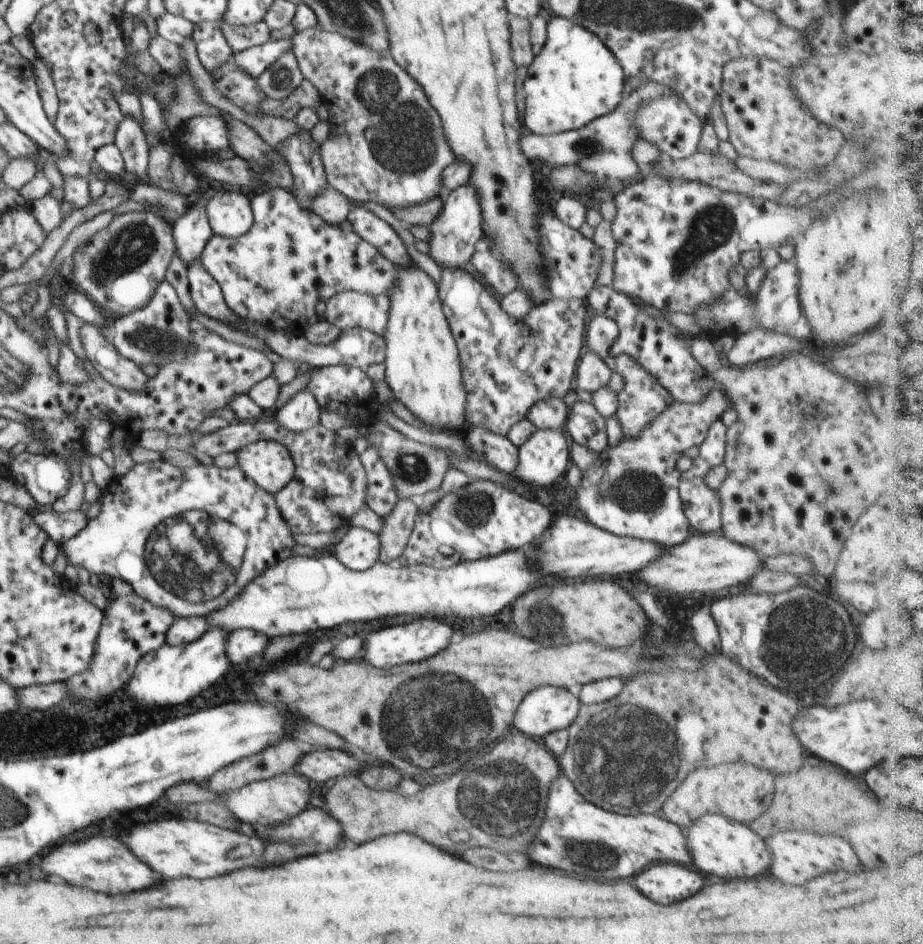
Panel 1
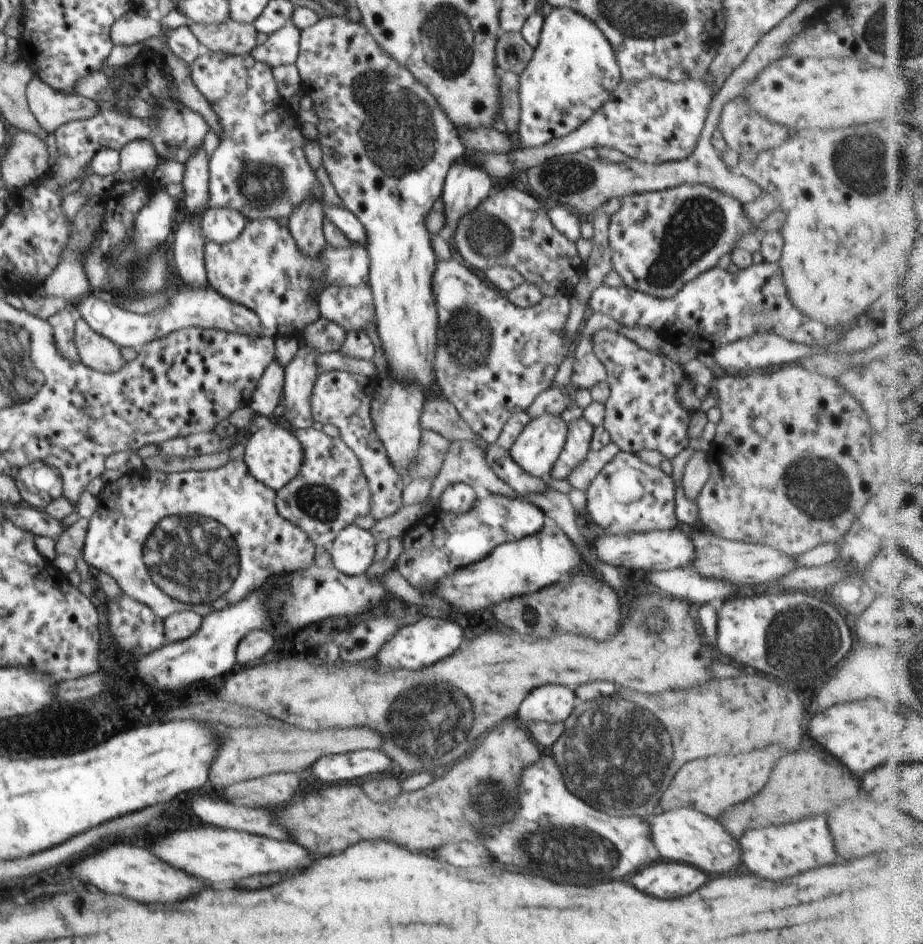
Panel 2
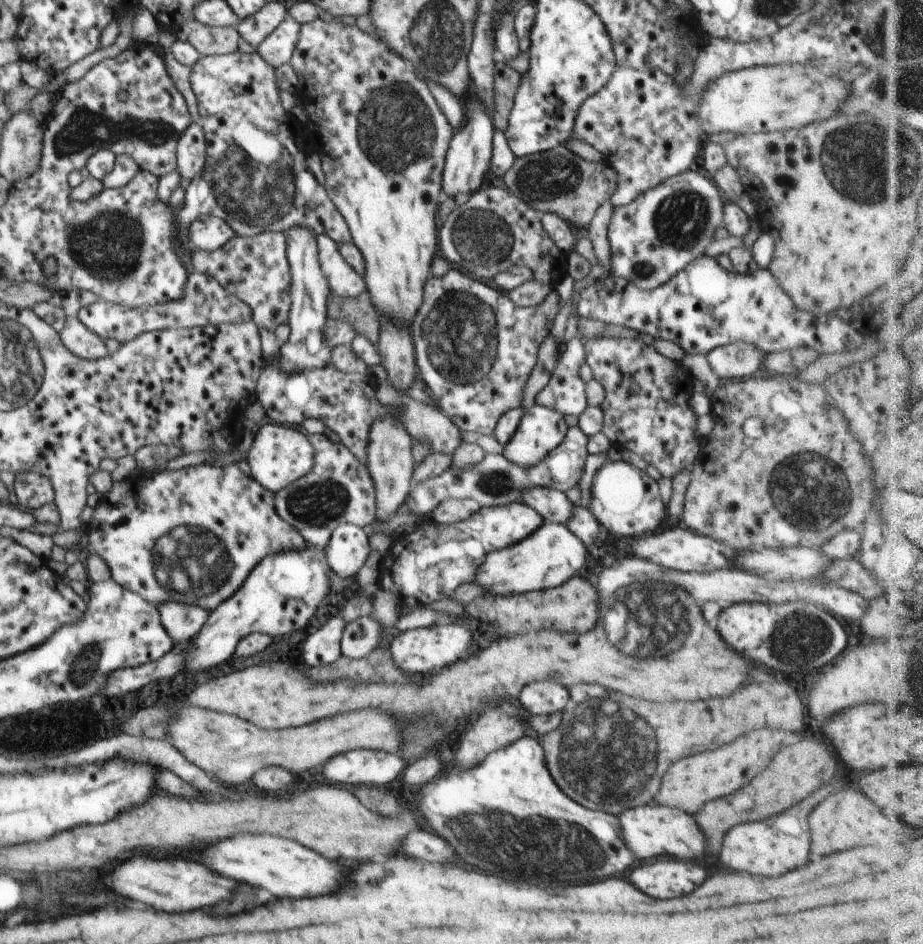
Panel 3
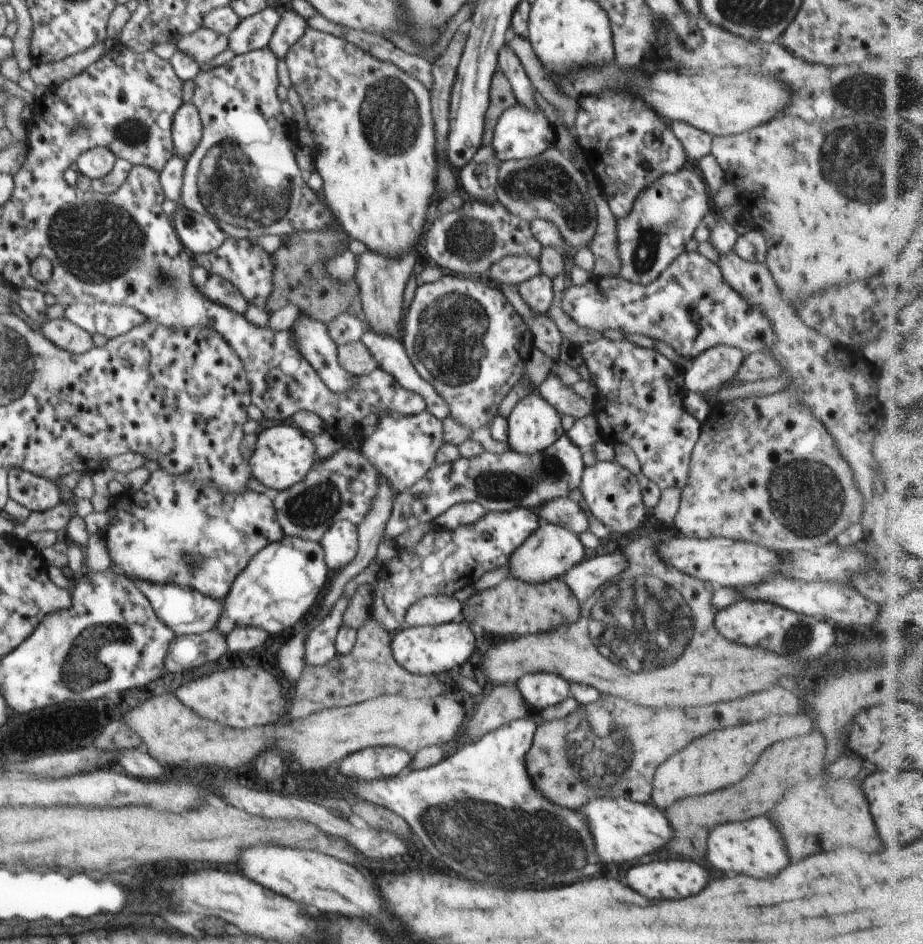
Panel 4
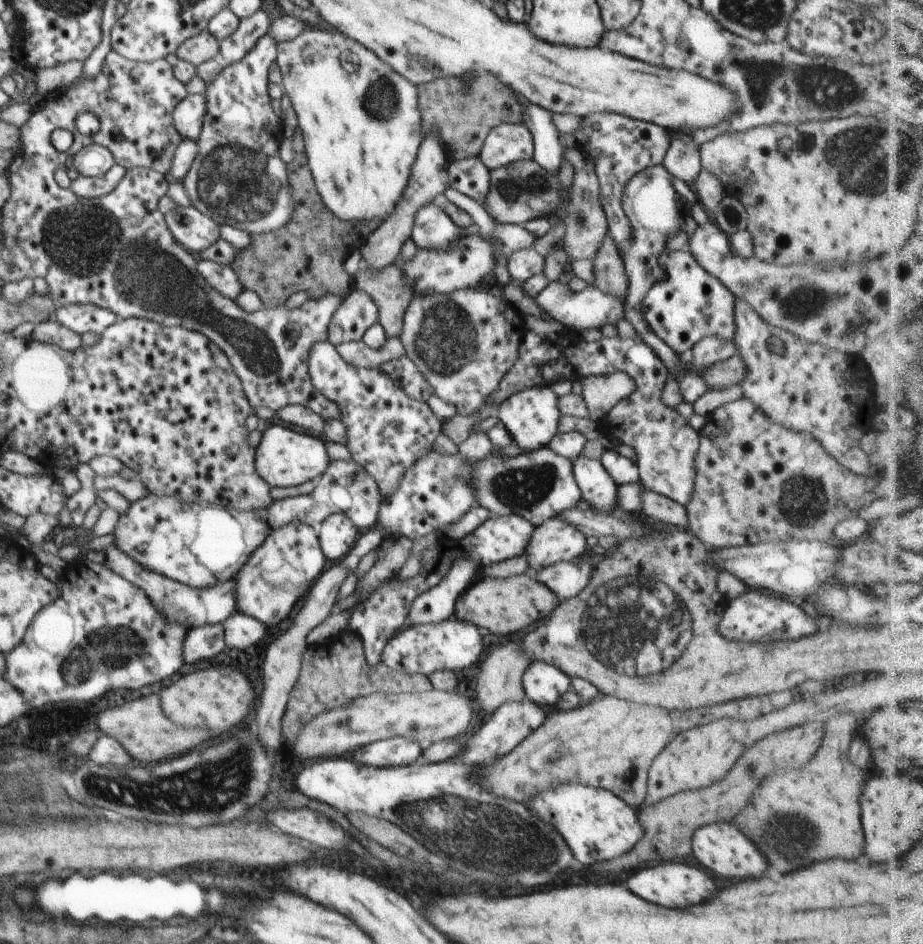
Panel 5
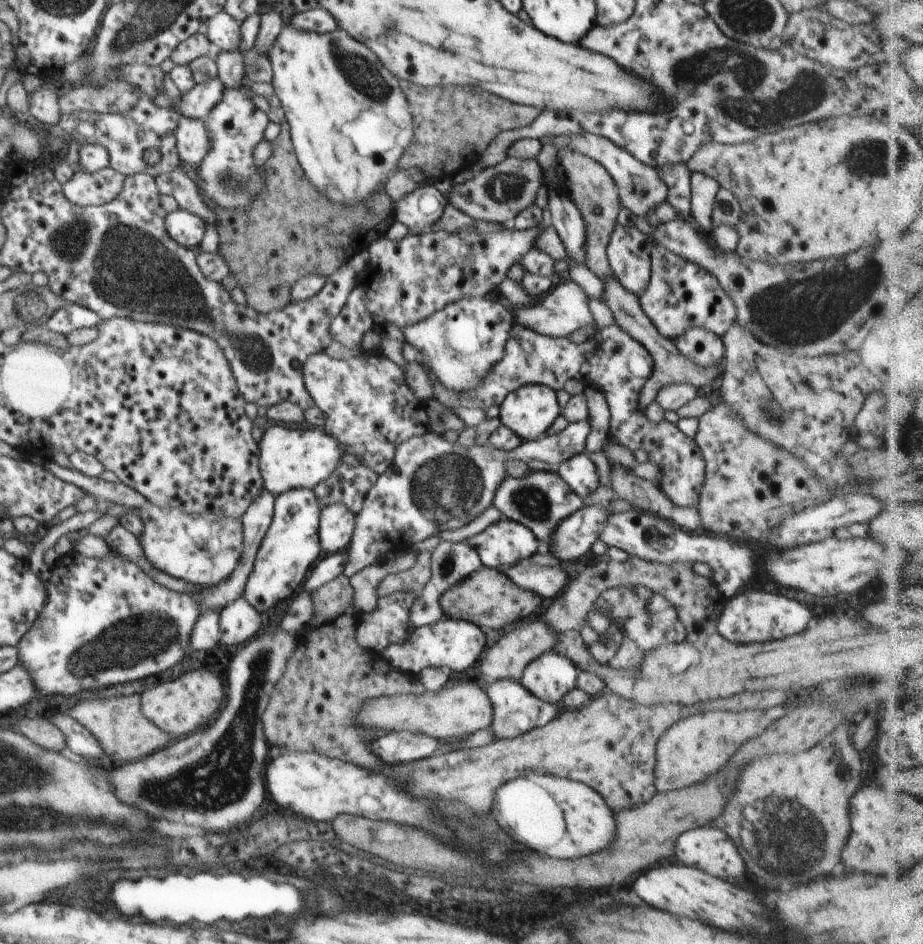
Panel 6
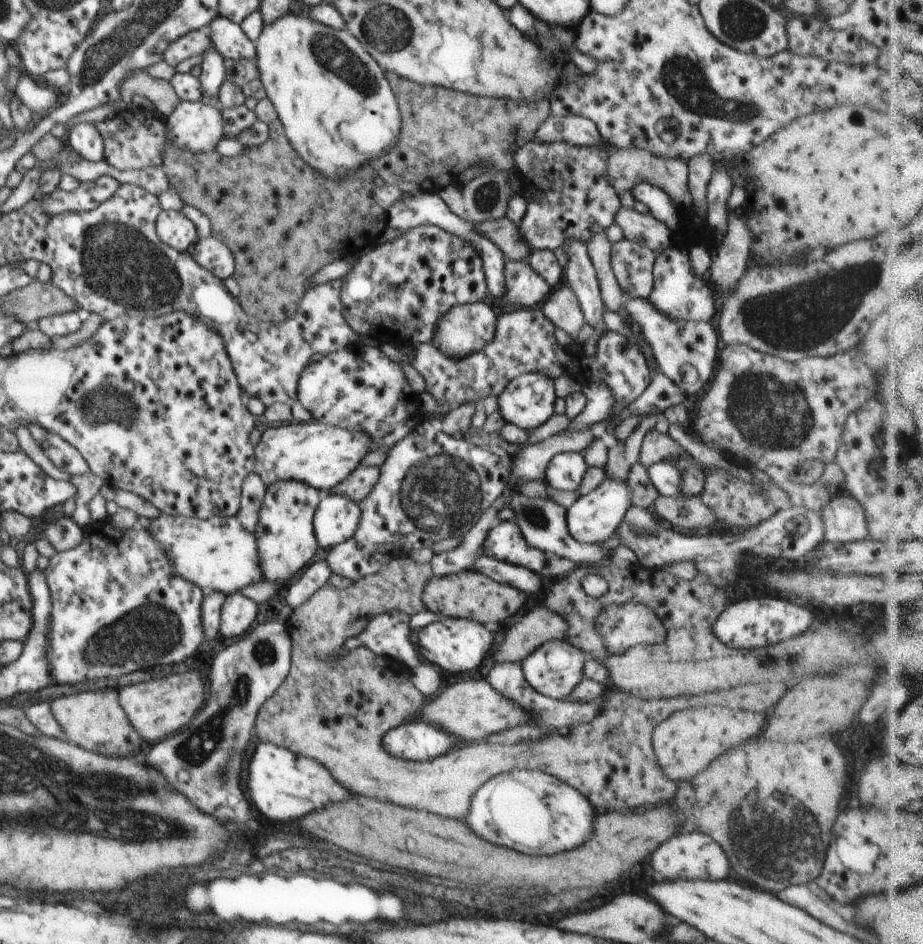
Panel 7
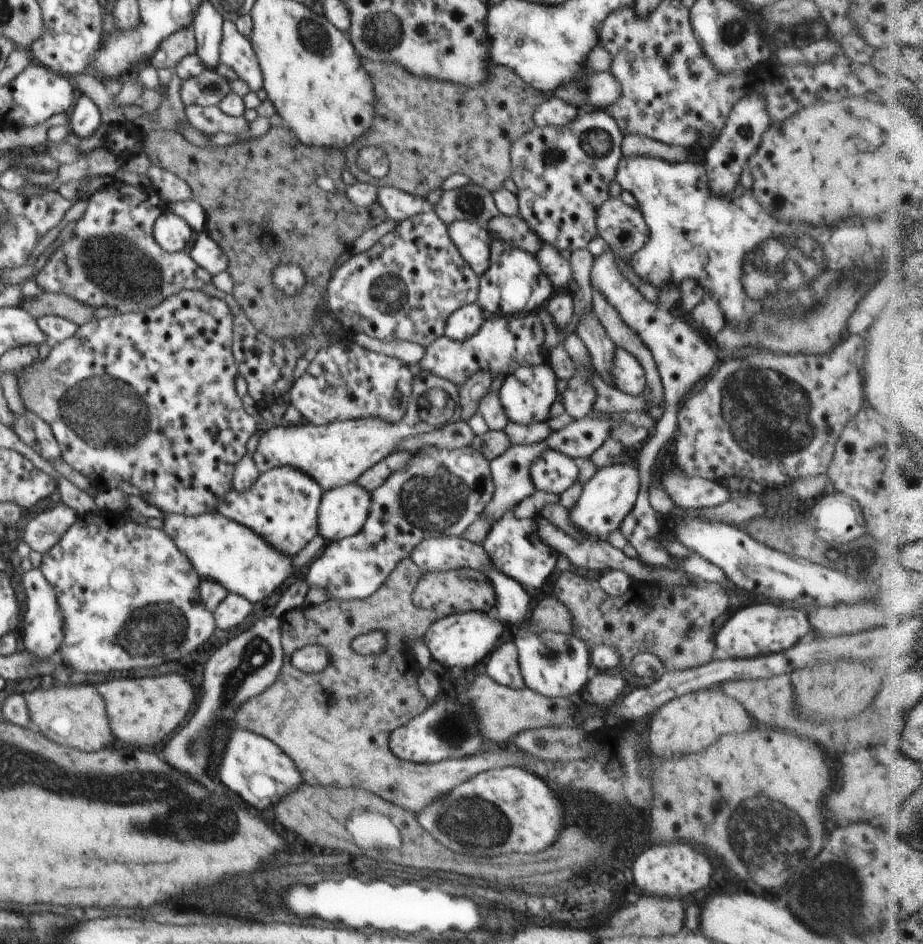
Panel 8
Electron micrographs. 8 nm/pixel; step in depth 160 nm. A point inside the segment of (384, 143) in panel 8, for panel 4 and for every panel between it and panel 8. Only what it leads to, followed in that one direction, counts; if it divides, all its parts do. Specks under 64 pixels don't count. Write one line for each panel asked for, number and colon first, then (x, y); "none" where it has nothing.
4: (501, 96)
5: (465, 115)
6: (453, 125)
7: (460, 129)

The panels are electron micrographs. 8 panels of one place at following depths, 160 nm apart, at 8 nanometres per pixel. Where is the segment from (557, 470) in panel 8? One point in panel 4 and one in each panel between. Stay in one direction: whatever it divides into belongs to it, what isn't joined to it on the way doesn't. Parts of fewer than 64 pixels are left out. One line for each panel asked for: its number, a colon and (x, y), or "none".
4: (612, 493)
5: (598, 488)
6: (580, 473)
7: (565, 471)

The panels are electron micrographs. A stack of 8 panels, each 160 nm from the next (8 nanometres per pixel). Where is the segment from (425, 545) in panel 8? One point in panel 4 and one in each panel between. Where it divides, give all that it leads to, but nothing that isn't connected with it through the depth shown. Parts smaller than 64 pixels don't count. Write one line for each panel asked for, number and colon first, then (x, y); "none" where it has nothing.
4: (585, 578)
5: (567, 579)
6: (547, 581)
7: (518, 577)

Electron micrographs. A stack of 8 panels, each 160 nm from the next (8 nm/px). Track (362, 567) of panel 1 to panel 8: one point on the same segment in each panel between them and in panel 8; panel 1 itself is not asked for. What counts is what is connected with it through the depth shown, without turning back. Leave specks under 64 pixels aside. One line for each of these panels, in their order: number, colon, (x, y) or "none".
2: (353, 551)
3: (348, 547)
4: (339, 543)
5: (337, 534)
6: (336, 521)
7: (336, 519)
8: (342, 512)

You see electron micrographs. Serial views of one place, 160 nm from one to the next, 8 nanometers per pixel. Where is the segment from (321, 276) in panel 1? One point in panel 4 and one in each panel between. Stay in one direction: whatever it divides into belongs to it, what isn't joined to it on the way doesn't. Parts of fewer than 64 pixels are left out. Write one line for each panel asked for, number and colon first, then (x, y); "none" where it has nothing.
2: (264, 270)
3: (256, 270)
4: (242, 262)

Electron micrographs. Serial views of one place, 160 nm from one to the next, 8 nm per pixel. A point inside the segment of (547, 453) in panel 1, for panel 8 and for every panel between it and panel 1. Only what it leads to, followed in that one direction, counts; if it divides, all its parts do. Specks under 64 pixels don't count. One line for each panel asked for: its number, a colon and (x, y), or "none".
2: (539, 445)
3: (541, 429)
4: (534, 424)
5: (531, 415)
6: (529, 411)
7: (527, 401)
8: (527, 394)

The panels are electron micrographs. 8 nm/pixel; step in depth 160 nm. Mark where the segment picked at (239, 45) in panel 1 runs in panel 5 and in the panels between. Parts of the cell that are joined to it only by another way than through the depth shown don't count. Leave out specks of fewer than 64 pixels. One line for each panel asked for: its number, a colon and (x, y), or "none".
2: (234, 38)
3: (209, 41)
4: (202, 46)
5: (197, 49)

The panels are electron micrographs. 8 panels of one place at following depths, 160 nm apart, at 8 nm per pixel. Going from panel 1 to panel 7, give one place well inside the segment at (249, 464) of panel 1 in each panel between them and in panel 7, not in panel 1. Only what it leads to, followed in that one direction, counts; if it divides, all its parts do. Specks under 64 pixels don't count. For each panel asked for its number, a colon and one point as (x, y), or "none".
2: (273, 455)
3: (280, 455)
4: (283, 457)
5: (283, 458)
6: (289, 459)
7: (321, 456)

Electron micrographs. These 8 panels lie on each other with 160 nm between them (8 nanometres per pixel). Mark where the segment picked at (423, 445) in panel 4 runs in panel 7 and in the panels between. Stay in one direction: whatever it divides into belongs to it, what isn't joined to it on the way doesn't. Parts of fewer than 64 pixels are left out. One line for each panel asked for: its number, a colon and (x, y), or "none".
5: (388, 432)
6: (369, 409)
7: (359, 388)

